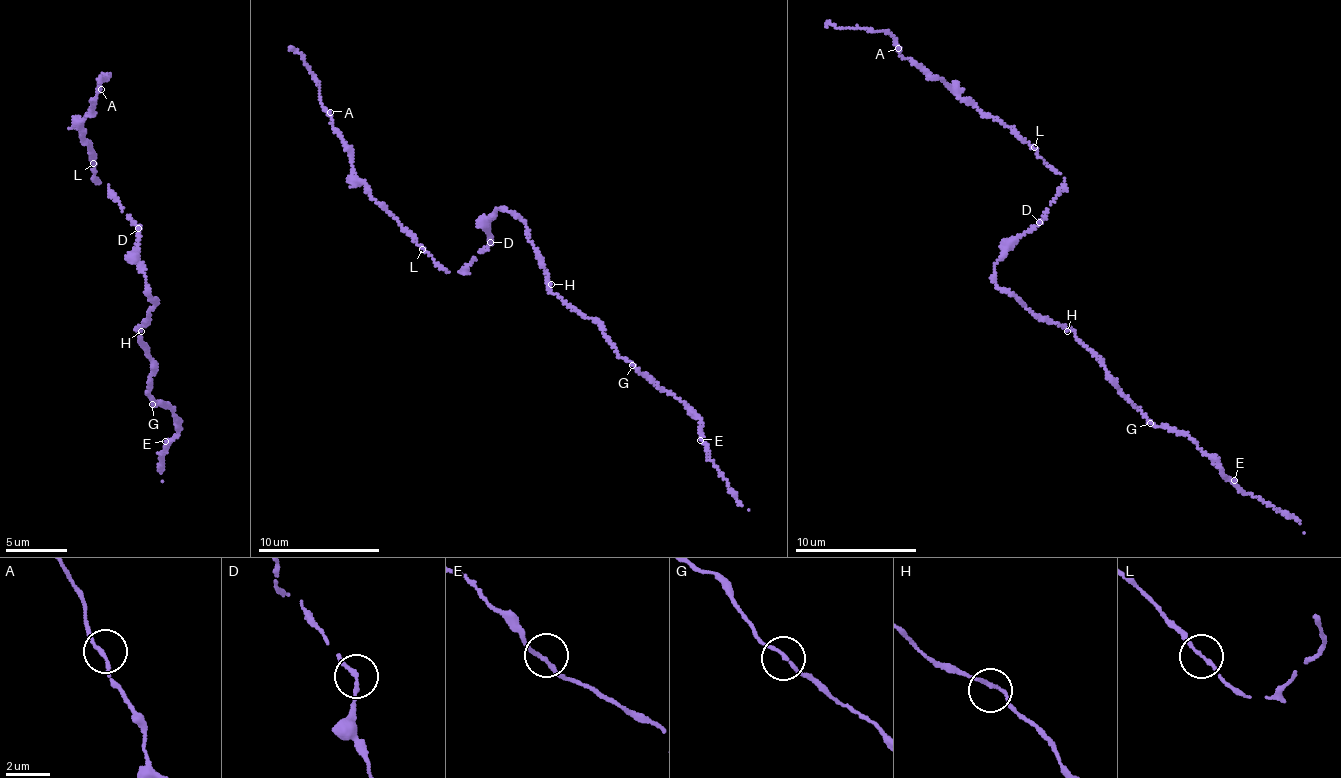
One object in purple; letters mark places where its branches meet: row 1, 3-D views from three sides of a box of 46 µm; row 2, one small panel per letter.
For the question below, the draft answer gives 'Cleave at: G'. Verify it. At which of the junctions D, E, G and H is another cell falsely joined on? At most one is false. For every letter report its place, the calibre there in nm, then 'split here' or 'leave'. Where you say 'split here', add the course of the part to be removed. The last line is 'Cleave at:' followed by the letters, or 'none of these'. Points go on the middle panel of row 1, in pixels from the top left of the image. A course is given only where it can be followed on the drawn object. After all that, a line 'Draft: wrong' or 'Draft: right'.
D: (490, 242) | 180 nm | leave
E: (700, 440) | 170 nm | leave
G: (632, 365) | 140 nm | leave
H: (551, 284) | 150 nm | leave
Cleave at: none of these
Draft: wrong

